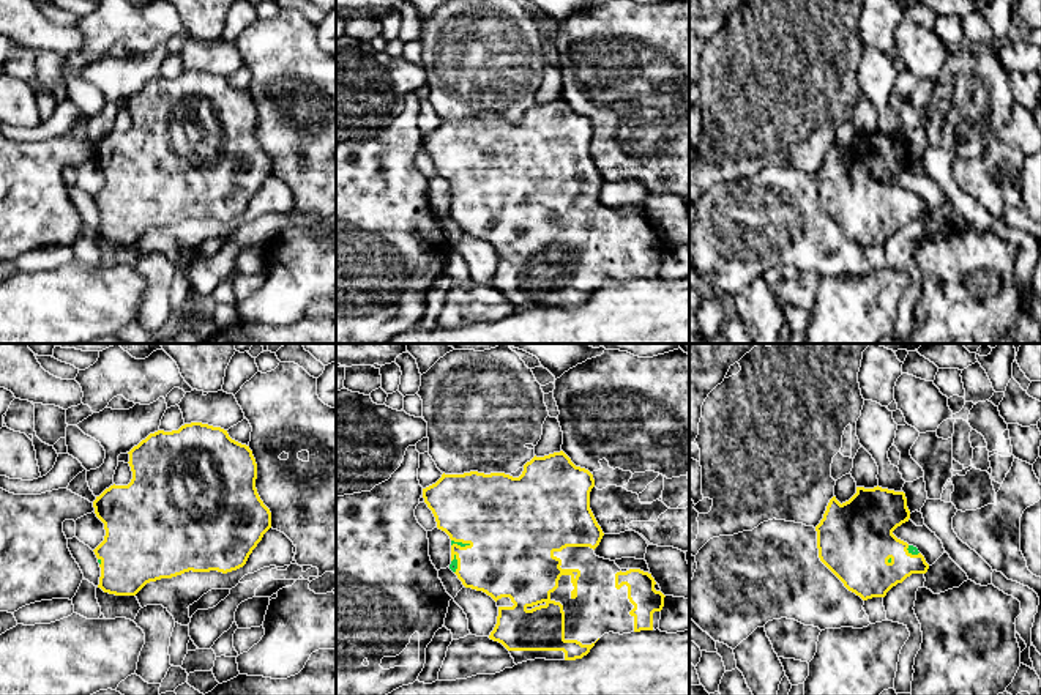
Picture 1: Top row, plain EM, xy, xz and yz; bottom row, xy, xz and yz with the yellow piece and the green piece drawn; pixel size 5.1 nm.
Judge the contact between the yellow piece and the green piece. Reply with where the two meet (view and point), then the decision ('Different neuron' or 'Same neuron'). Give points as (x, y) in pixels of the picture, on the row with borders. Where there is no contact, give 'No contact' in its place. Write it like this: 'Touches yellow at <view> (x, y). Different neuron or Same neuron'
Touches yellow at xz (461, 541). Same neuron

